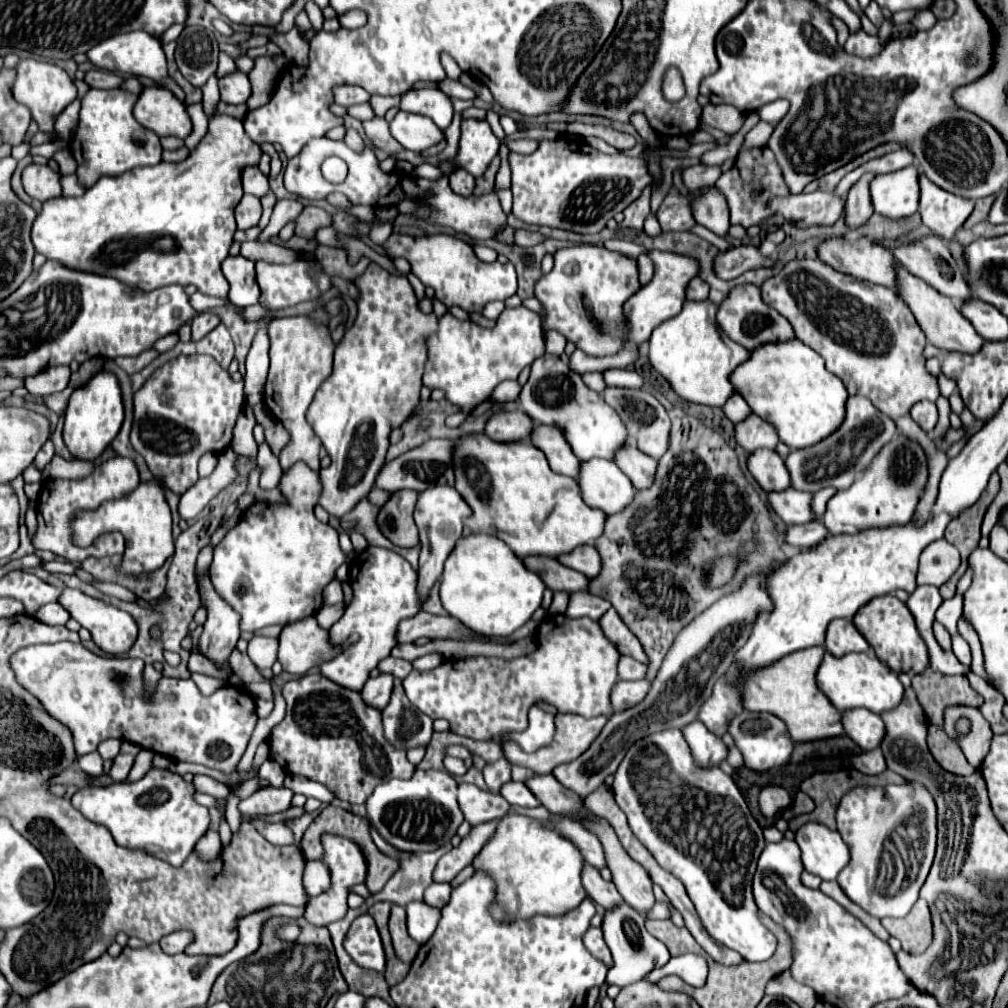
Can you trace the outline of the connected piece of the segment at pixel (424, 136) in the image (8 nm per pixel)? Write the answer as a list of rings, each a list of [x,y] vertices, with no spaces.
[[[398,112],[390,122],[390,132],[406,150],[412,152],[422,152],[444,140],[444,132],[430,118],[410,112]]]

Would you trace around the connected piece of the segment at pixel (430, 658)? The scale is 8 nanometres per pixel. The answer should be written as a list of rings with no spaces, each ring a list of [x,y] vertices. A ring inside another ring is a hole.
[[[428,654],[428,656],[420,656],[420,658],[416,658],[412,664],[414,664],[416,670],[432,670],[432,668],[440,666],[442,660],[444,660],[442,654]]]

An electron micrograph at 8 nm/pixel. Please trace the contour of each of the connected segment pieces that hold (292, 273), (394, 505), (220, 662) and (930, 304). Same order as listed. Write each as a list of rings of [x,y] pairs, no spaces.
[[[298,258],[292,264],[266,264],[266,262],[256,262],[256,278],[258,278],[258,286],[260,286],[260,306],[264,306],[266,310],[280,310],[280,308],[288,308],[294,306],[298,302],[306,302],[306,300],[316,300],[322,292],[330,290],[330,278],[328,274],[320,268],[318,264],[318,274],[316,280],[312,280],[308,276],[310,264],[302,258]]]
[[[402,490],[394,492],[386,504],[380,506],[380,512],[376,516],[380,532],[396,546],[412,548],[418,546],[418,530],[412,518],[414,504],[416,504],[418,492]]]
[[[208,576],[200,580],[200,596],[208,608],[208,620],[198,640],[198,650],[220,668],[228,664],[230,654],[240,638],[240,616],[216,594]]]
[[[898,264],[898,292],[900,292],[900,298],[912,310],[916,322],[924,330],[930,344],[934,344],[934,346],[938,346],[938,348],[942,348],[946,352],[968,352],[968,354],[974,354],[974,352],[978,352],[982,348],[984,338],[960,314],[960,310],[956,308],[956,302],[950,300],[948,296],[940,296],[938,290],[930,288],[930,284],[926,284],[924,280],[912,276],[900,264]]]

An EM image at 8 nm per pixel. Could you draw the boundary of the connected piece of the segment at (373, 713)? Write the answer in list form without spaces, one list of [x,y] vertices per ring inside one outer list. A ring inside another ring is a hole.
[[[306,674],[298,680],[286,682],[282,696],[286,700],[286,718],[270,734],[270,760],[278,762],[284,772],[302,774],[314,782],[320,782],[332,790],[336,798],[350,804],[364,804],[370,792],[386,780],[408,780],[414,774],[416,766],[406,760],[406,752],[396,750],[384,738],[380,712],[366,706],[358,692],[342,688],[320,674]]]

